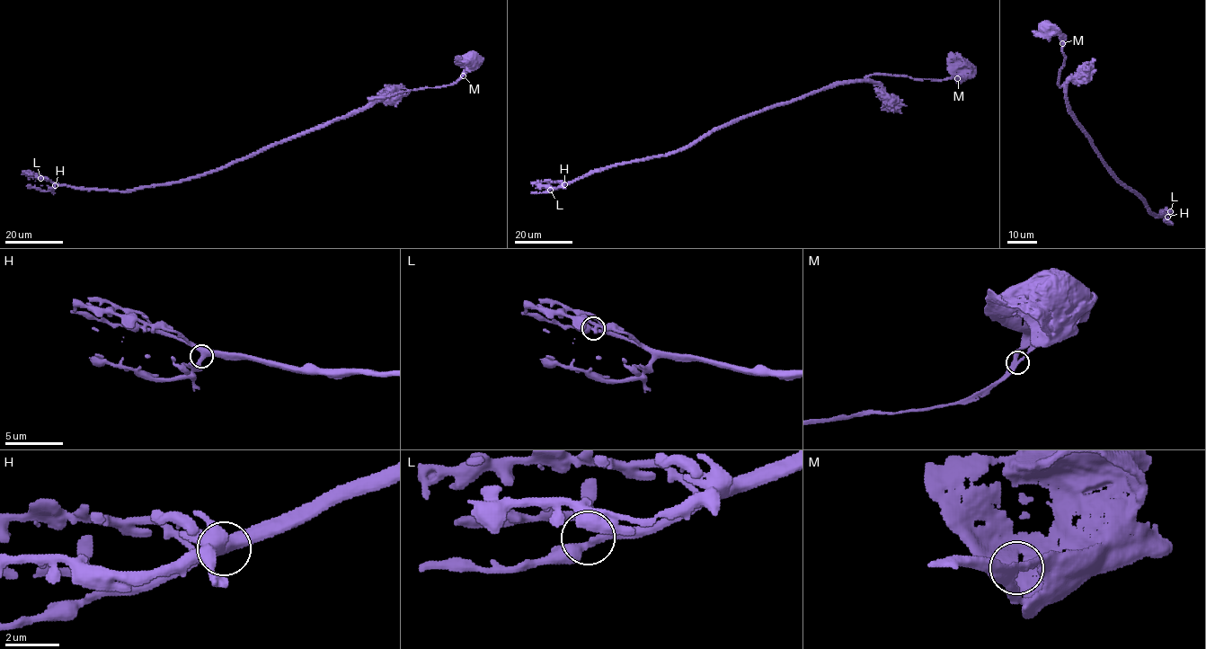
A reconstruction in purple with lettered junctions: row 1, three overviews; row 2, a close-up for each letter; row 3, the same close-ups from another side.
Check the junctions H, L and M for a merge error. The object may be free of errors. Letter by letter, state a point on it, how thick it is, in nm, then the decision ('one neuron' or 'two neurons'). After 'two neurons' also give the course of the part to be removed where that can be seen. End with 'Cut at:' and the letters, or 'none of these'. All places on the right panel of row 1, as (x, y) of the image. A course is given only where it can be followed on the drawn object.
H: place (1167, 217); calibre 400 nm; one neuron
L: place (1170, 211); calibre 300 nm; one neuron
M: place (1062, 43); calibre 280 nm; one neuron
Cut at: none of these

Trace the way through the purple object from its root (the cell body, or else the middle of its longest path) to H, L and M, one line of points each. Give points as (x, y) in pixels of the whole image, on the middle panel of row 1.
H: (963, 63), (967, 75), (956, 78), (875, 74), (818, 89), (735, 119), (678, 150), (598, 168), (564, 184)
L: (963, 63), (967, 75), (956, 78), (875, 74), (818, 89), (735, 119), (678, 150), (598, 168), (550, 190)
M: (963, 63), (967, 75), (958, 78)

